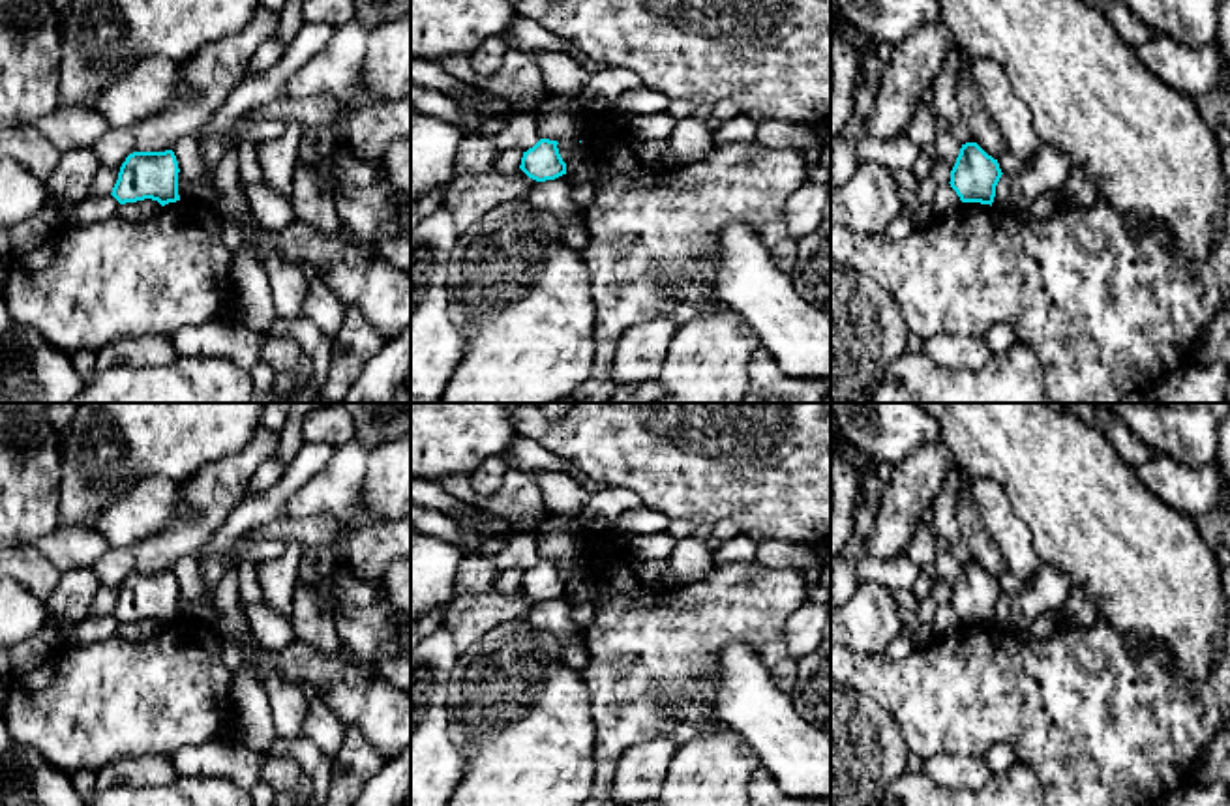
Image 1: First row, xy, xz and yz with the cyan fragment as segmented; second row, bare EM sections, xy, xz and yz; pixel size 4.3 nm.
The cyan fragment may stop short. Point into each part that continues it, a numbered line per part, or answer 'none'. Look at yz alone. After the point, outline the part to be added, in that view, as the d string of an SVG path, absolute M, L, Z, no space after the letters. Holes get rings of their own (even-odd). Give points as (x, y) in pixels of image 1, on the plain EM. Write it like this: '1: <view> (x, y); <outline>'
none

